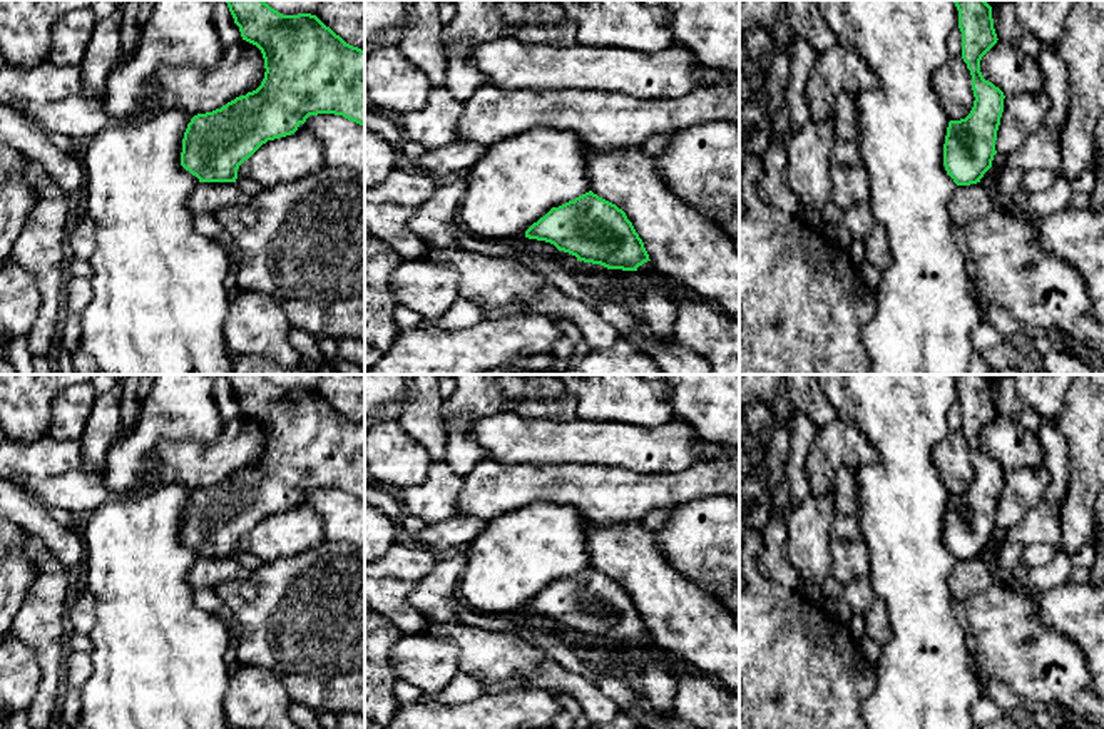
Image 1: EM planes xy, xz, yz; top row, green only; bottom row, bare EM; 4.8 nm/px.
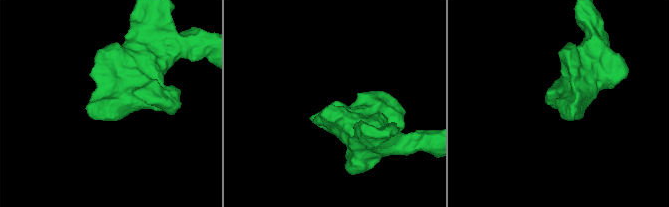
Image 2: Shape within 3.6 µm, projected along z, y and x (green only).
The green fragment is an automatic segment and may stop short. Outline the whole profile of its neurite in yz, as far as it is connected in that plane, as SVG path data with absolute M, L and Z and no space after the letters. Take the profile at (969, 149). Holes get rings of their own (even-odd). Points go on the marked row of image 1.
M953 0L962 32L962 59L972 75L974 107L965 119L950 120L943 144L943 166L957 186L980 182L992 167L1004 92L985 80L982 57L997 43L992 7L985 0Z

